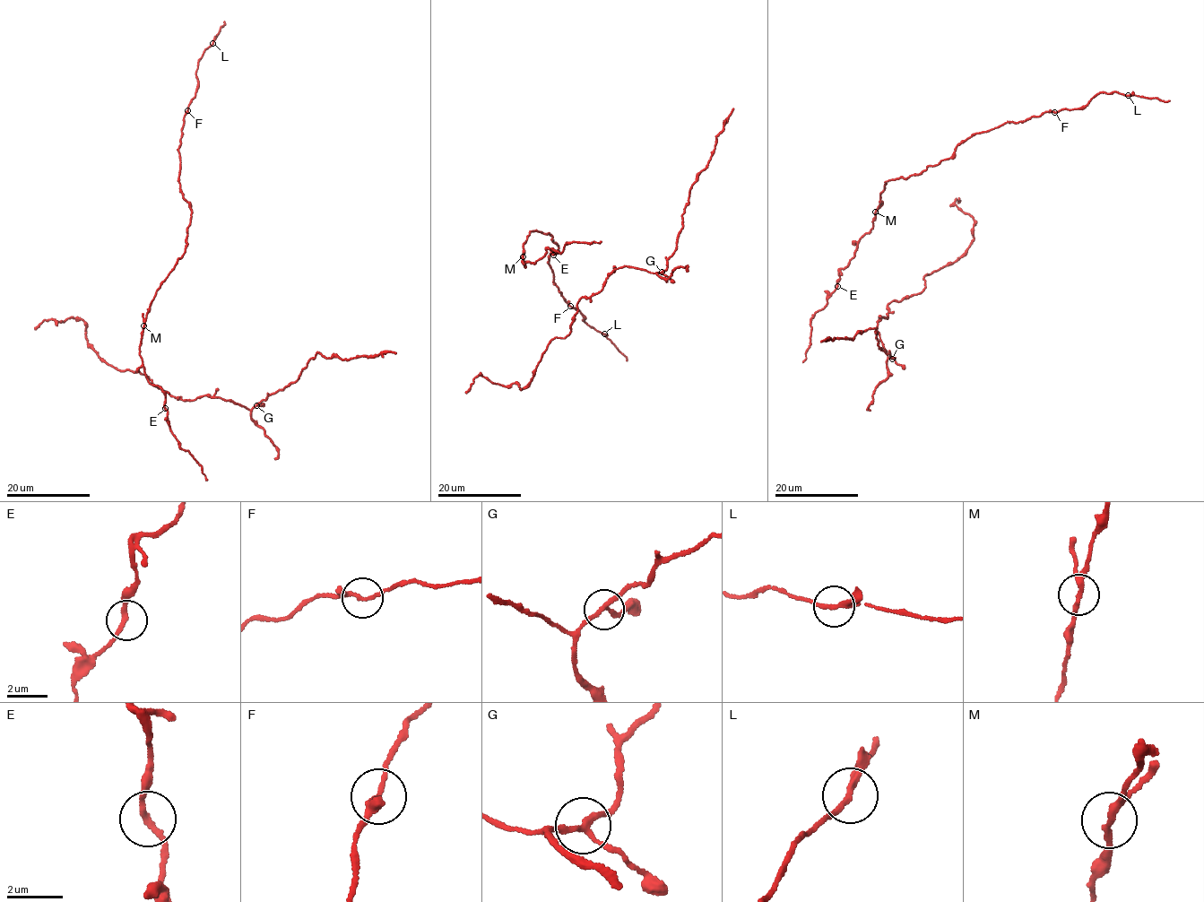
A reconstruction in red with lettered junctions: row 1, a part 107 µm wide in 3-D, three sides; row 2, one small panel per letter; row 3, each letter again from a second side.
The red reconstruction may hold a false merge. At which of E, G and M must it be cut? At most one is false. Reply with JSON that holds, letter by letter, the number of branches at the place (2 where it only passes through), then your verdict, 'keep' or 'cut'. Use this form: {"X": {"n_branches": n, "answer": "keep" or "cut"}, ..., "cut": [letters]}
{"E": {"n_branches": 2, "answer": "keep"}, "G": {"n_branches": 3, "answer": "keep"}, "M": {"n_branches": 3, "answer": "keep"}, "cut": []}

